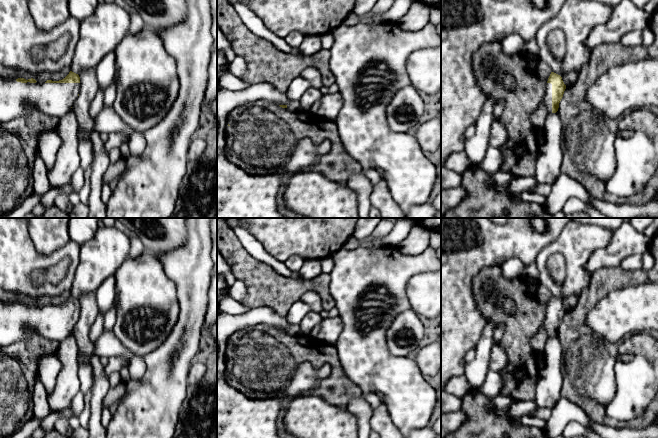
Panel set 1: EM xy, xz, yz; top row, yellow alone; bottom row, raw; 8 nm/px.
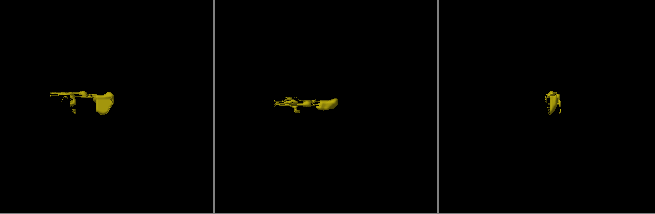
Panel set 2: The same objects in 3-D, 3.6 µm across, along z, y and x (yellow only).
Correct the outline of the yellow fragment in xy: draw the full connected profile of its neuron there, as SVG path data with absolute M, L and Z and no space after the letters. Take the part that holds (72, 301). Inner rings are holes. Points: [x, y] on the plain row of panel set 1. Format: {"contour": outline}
{"contour": "M70 295L62 304L38 307L35 303L0 301L0 348L33 335L61 343L80 317L80 301Z"}

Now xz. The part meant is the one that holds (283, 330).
{"contour": "M255 307L238 315L222 311L217 314L217 438L280 438L277 420L284 411L281 399L250 399L230 386L225 376L229 337L239 329L260 324L278 328L282 332L287 332L290 325L285 316L269 307Z"}

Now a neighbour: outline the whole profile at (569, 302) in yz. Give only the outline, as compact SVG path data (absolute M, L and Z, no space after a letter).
M570 294L568 296L563 297L561 301L566 311L571 310L577 305L579 301L579 295Z

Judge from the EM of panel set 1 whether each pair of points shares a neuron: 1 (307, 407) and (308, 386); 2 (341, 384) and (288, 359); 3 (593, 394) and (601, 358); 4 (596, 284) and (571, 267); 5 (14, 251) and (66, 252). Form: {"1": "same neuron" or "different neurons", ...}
{"1": "different neurons", "2": "same neuron", "3": "same neuron", "4": "different neurons", "5": "same neuron"}

